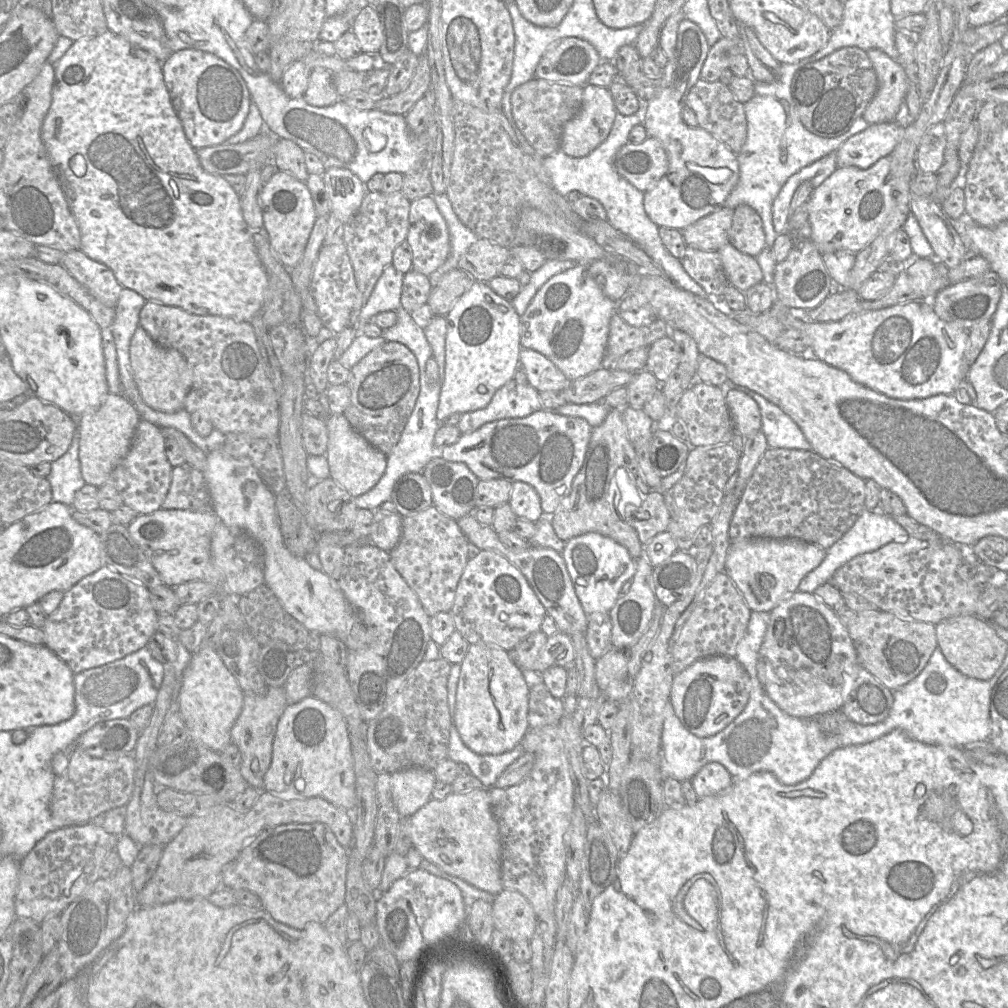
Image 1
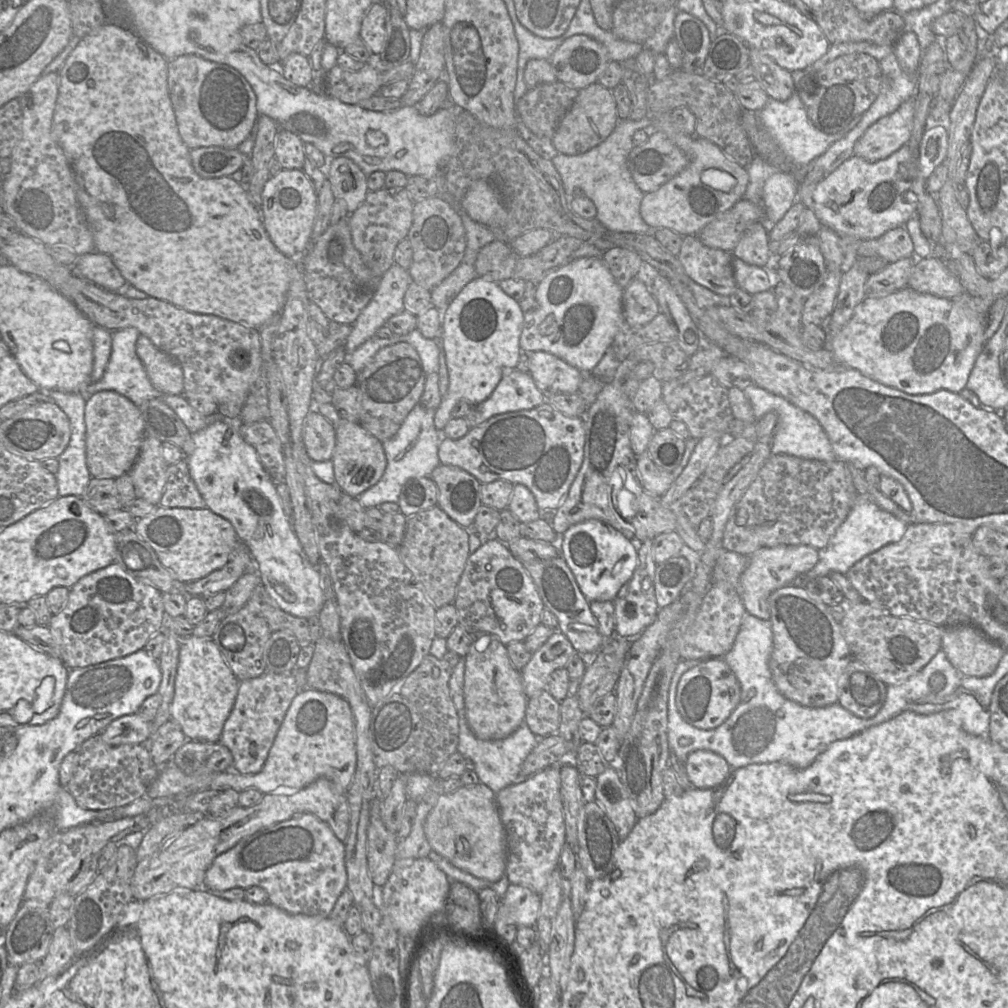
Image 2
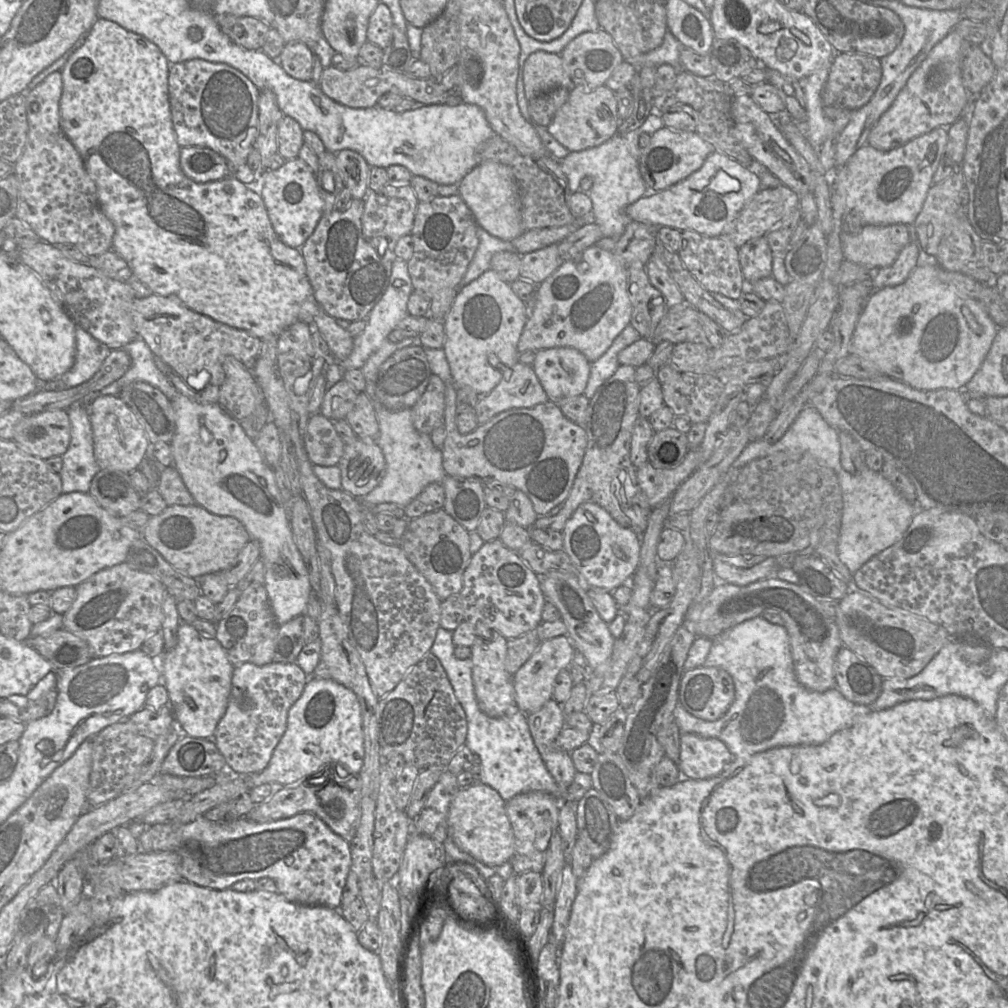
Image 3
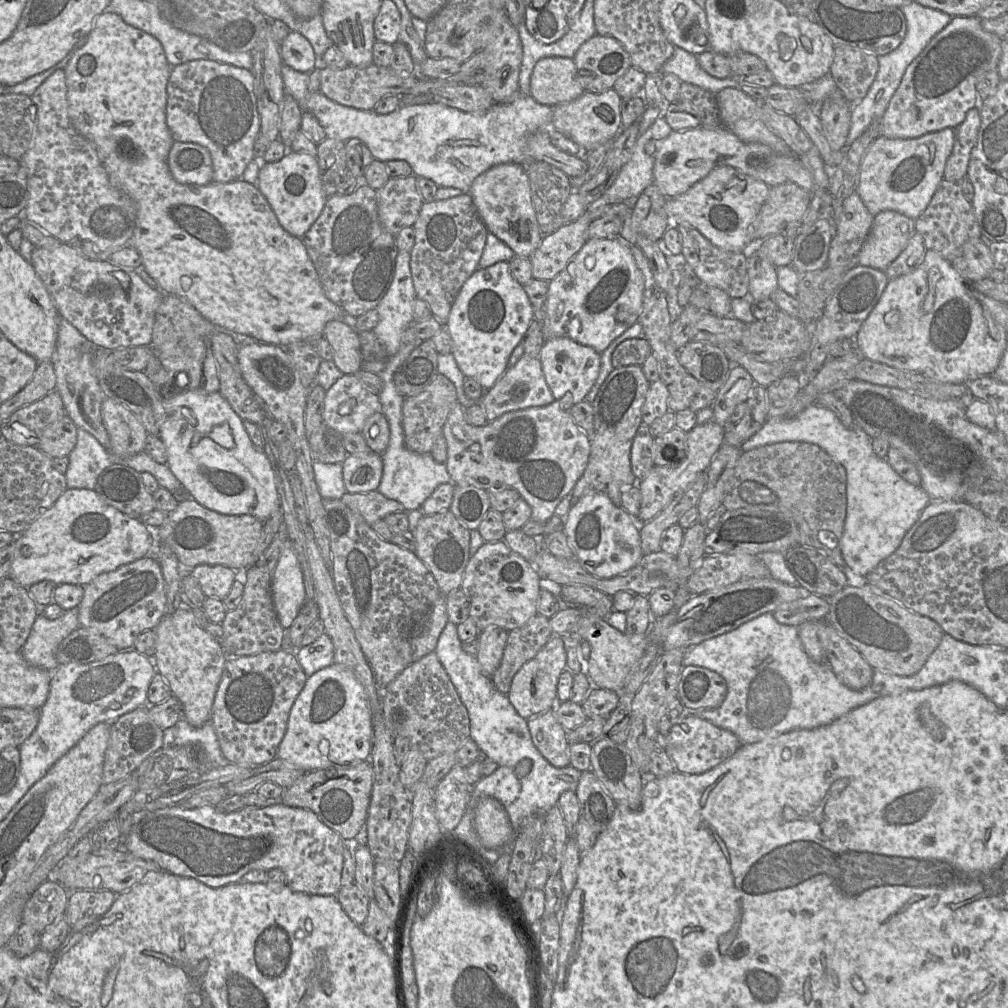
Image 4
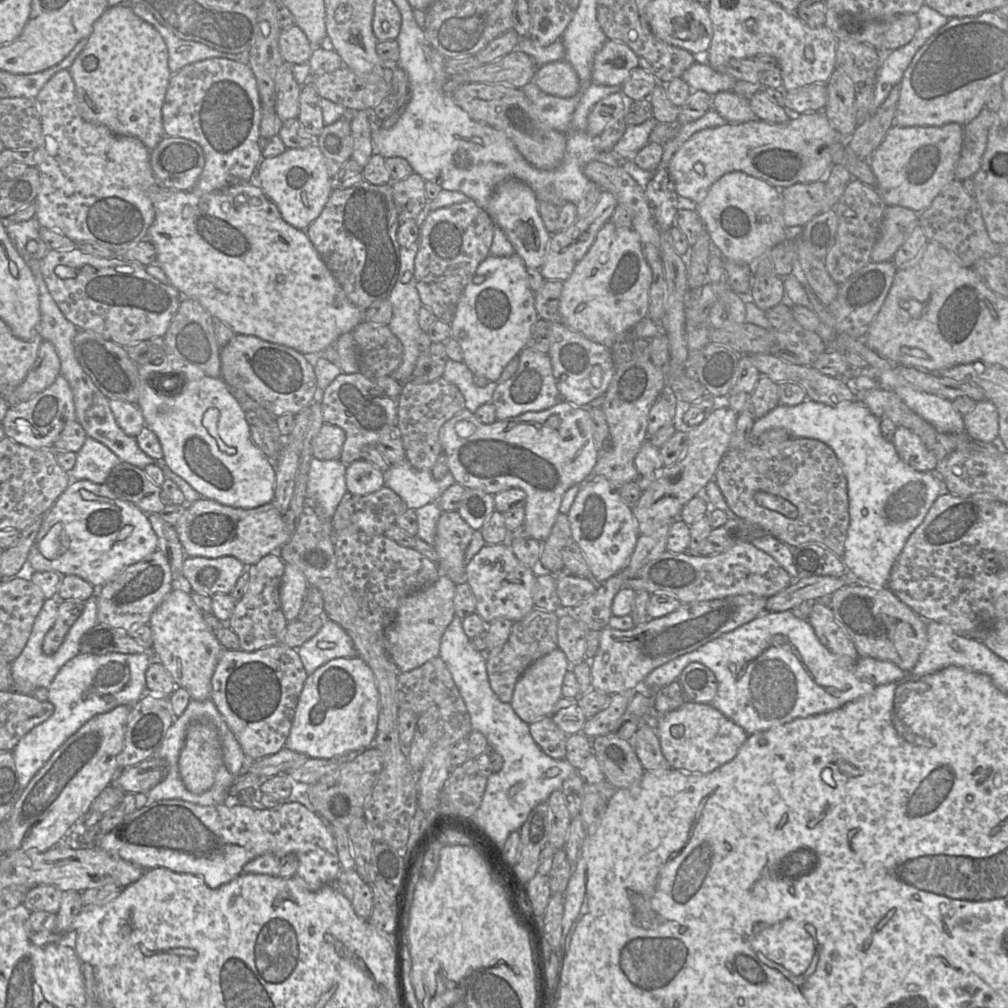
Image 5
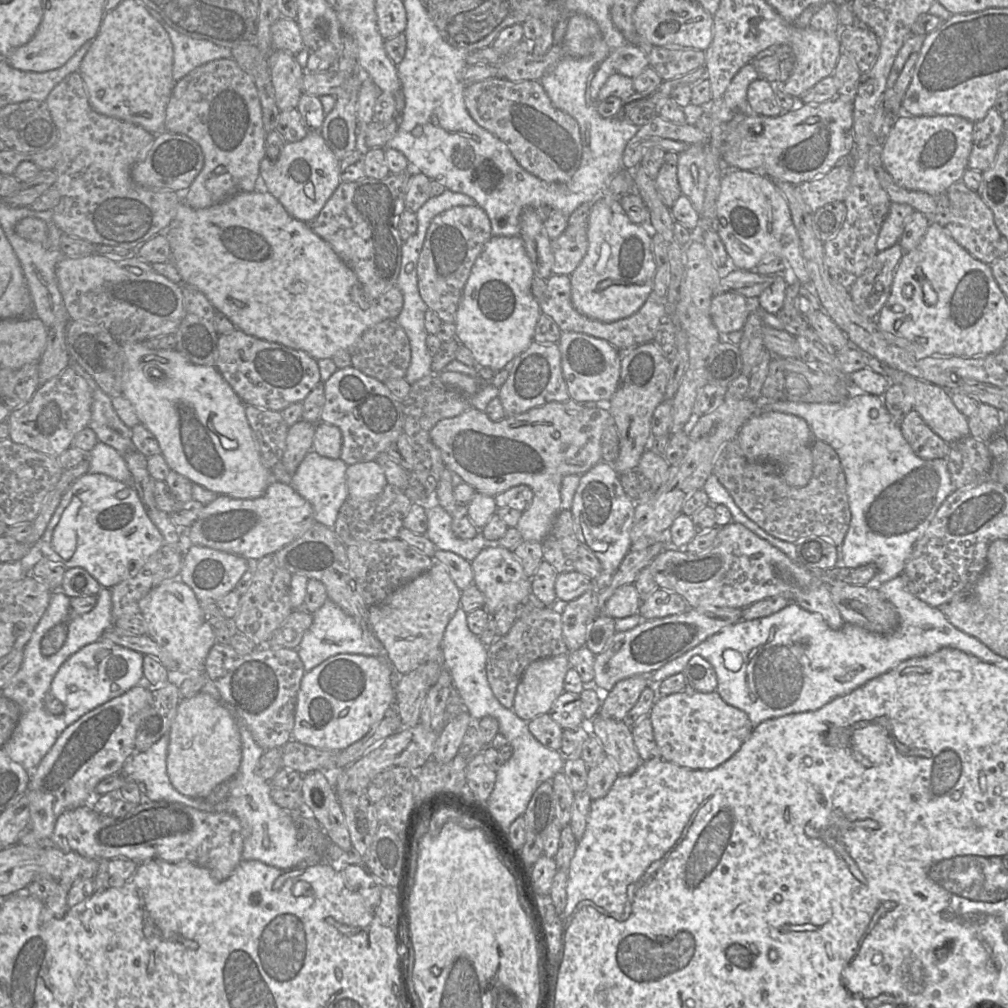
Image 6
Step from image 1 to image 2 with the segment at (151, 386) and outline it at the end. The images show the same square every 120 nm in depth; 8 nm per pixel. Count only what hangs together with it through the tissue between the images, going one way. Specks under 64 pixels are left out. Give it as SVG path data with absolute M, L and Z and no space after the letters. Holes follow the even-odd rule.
M142 334L136 342L136 353L155 389L170 395L183 393L183 370L177 360L158 349Z

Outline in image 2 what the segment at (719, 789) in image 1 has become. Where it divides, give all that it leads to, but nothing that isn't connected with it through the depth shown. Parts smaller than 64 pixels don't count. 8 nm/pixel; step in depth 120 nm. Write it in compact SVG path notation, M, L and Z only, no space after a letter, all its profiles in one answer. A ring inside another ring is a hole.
M709 750L691 752L685 768L692 789L708 790L723 784L732 773L730 764L719 754Z

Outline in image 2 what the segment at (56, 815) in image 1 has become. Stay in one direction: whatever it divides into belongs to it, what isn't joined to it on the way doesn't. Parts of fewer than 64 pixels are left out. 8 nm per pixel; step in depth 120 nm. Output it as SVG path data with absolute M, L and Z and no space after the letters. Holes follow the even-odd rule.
M101 734L85 740L76 750L79 755L77 767L66 790L72 795L78 806L89 810L115 809L126 806L134 800L147 795L148 789L159 773L148 749L148 744L122 744L111 746L105 743Z

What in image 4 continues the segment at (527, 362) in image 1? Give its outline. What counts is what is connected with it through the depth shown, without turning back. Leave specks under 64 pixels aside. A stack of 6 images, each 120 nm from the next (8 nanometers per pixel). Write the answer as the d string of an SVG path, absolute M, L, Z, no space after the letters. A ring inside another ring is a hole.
M555 337L545 341L538 358L546 383L561 408L569 410L584 400L599 375L600 355L593 348L567 337Z

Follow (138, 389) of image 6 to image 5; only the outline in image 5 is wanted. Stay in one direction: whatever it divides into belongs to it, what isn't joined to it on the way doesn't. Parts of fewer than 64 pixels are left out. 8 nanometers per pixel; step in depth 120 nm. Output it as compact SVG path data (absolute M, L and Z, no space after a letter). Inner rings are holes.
M166 353L161 354L161 356L158 356L157 358L153 359L147 364L139 365L138 377L139 377L139 397L136 406L142 412L142 415L145 419L145 426L147 426L150 430L152 430L156 434L163 450L164 462L175 474L183 478L191 487L193 487L202 496L202 498L214 500L225 506L242 508L242 509L251 509L273 501L275 495L274 462L272 462L261 451L261 449L259 449L253 443L251 439L250 428L245 419L245 411L242 409L242 407L235 399L235 397L231 394L231 392L229 391L229 387L221 377L212 378L206 376L201 369L189 364L188 362L174 355L168 355ZM153 375L157 375L159 376L159 378L163 376L167 376L166 378L176 377L178 378L178 384L180 386L178 390L176 390L177 387L175 386L169 387L165 390L168 392L168 394L166 392L163 393L164 389L161 389L161 385L159 389L160 391L154 387L154 381L156 381L158 378L154 378Z

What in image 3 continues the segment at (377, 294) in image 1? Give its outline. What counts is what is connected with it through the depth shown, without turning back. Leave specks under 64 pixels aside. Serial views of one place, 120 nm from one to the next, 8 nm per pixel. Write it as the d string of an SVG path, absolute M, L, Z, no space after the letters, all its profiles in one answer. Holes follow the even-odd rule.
M395 258L395 260L392 261L389 284L387 285L381 298L368 314L365 329L361 334L353 338L353 349L350 355L343 361L339 362L339 365L343 370L361 369L368 358L386 341L388 341L389 333L397 327L398 323L406 315L408 315L408 299L413 291L414 288L408 273L407 261Z

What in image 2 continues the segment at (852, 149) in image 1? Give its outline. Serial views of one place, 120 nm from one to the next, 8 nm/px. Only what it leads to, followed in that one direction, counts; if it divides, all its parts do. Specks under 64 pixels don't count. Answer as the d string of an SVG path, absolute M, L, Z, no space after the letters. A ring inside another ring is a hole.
M915 97L903 102L893 113L872 124L854 145L853 155L875 162L887 158L910 139L915 112Z

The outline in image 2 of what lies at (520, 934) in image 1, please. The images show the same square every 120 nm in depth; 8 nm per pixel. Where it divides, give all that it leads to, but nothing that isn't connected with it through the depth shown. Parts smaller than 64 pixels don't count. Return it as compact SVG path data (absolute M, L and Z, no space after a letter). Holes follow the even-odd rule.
M510 883L501 902L518 926L535 926L540 909L540 895L529 888Z

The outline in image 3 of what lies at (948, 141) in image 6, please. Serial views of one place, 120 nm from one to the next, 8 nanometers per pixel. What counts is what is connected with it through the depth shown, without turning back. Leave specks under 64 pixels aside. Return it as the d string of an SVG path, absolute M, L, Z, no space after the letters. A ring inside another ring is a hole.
M938 127L889 151L880 151L865 144L842 167L835 167L835 170L827 171L827 176L833 175L835 189L845 197L846 213L855 212L858 214L863 226L913 224L922 209L928 190L933 185L932 178L947 141L948 131Z

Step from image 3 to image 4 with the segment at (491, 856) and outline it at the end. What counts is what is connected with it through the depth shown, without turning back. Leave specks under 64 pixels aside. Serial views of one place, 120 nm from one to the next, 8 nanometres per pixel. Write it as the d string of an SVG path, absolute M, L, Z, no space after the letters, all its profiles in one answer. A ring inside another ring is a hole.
M485 797L477 802L474 823L480 841L488 849L512 844L515 839L516 832L504 806L493 797Z

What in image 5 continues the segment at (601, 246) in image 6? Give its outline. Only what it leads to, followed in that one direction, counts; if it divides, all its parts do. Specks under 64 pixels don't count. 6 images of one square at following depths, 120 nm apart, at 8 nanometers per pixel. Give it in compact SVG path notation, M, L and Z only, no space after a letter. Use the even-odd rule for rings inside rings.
M607 221L597 232L587 253L563 282L559 303L561 323L589 340L609 348L616 341L625 339L625 334L648 313L652 270L643 256L641 247L639 235L632 228L617 227Z

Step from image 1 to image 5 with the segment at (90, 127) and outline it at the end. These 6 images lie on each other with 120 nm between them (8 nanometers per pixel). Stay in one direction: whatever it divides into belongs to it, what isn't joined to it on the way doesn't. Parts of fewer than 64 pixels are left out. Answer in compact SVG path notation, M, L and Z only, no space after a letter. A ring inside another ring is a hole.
M129 3L108 7L94 23L87 44L68 69L81 113L120 136L138 138L150 151L166 136L162 105L172 73L160 33L139 18ZM157 185L151 192L155 218L151 224L147 239L154 245L157 254L157 265L161 267L183 298L198 301L214 318L227 324L236 334L253 335L262 340L290 347L303 355L321 354L325 349L333 346L344 333L352 332L363 321L362 310L349 301L344 290L335 279L332 272L321 259L312 242L304 230L299 230L288 224L281 216L277 206L264 194L252 185L233 185L224 189L200 194L193 190L178 191Z

